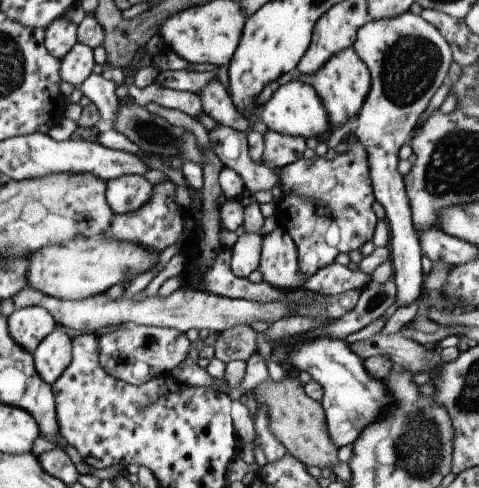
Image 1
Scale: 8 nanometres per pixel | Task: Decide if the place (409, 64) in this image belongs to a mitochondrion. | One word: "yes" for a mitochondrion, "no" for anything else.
yes

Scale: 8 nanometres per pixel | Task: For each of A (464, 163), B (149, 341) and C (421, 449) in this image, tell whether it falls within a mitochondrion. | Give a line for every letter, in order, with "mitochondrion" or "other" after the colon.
A: mitochondrion
B: other
C: mitochondrion

